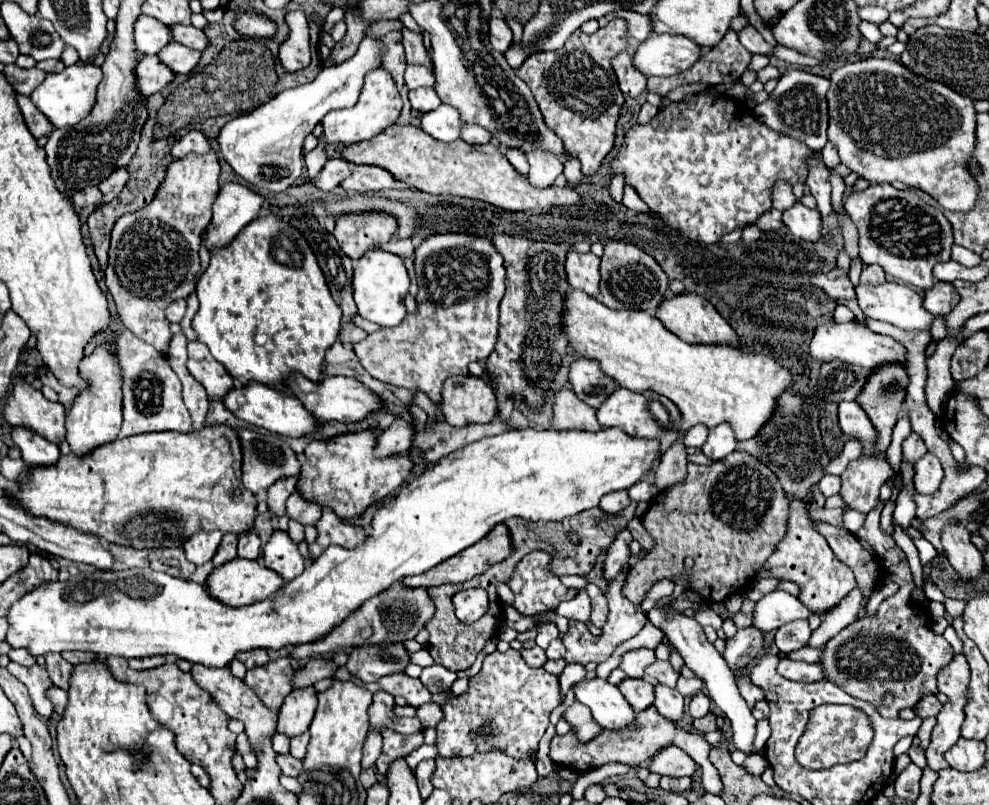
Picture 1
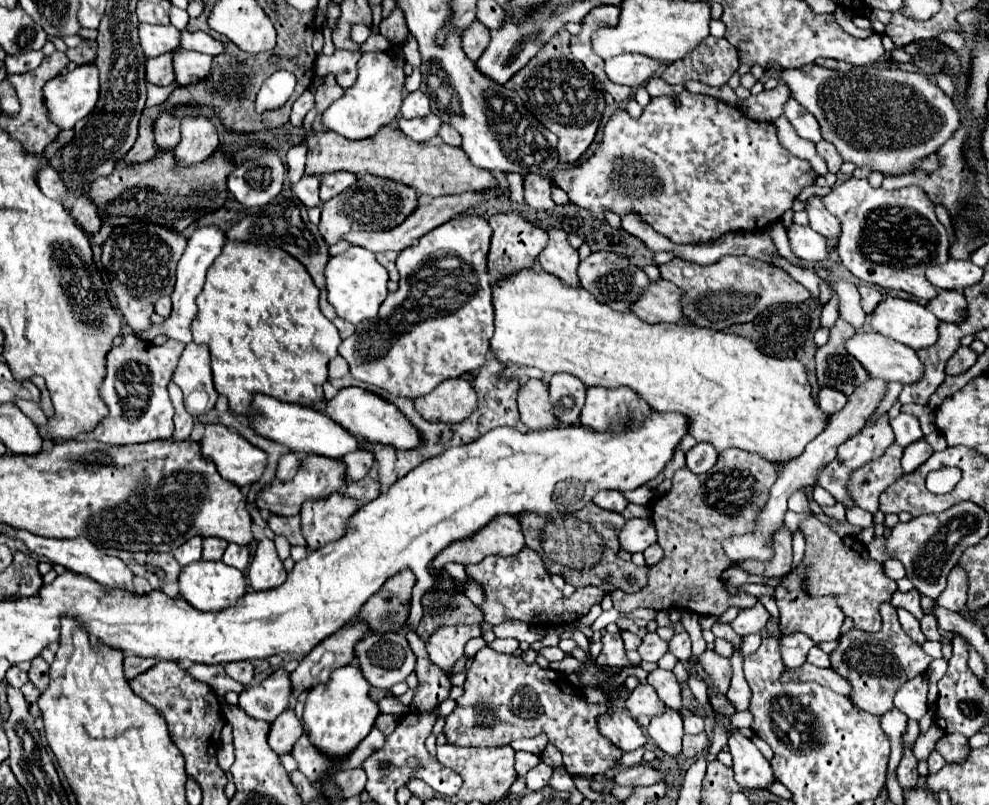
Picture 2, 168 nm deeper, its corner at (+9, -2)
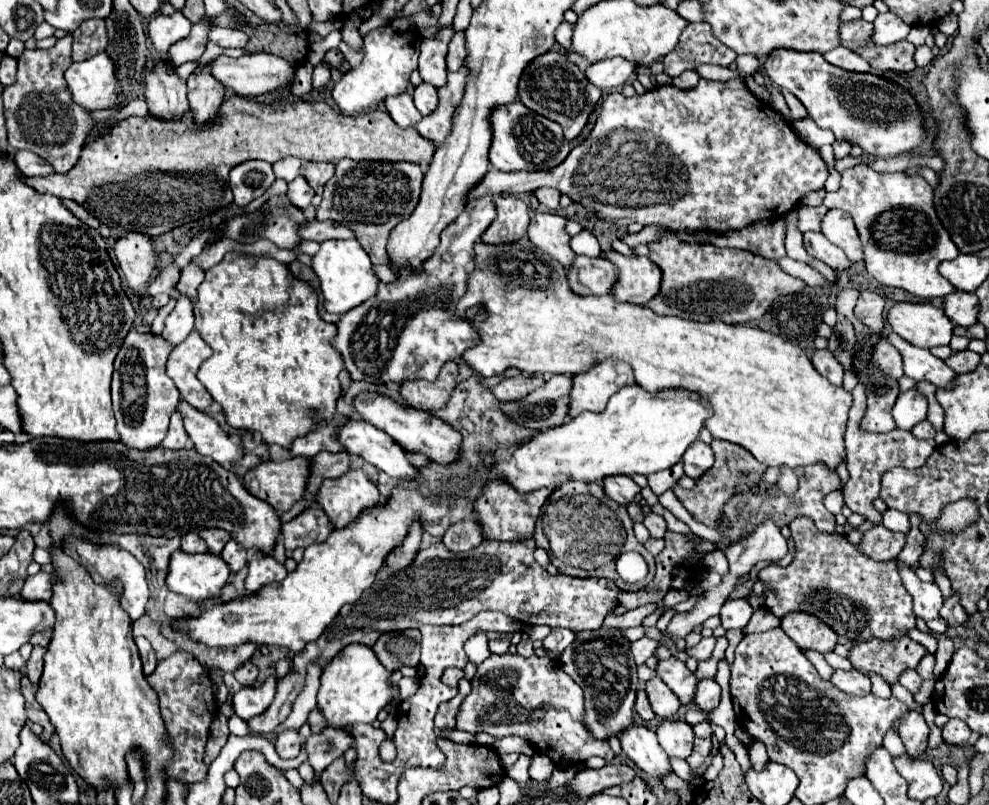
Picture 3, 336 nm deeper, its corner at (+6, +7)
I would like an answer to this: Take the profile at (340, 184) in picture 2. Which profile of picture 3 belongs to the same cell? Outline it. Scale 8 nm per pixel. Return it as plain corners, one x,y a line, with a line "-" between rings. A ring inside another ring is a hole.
304,162
302,172
304,178
308,178
308,184
320,194
324,190
324,184
336,174
336,164
320,164
320,162

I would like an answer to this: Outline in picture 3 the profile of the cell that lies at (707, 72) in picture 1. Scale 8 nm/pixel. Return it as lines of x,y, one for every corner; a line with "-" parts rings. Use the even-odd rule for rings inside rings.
692,22
688,24
688,30
684,30
682,38
680,38
680,46
668,54
668,58
662,60
664,64
664,72
668,76
680,76
684,70
694,70
702,64
716,64
716,66
730,66
736,60
736,52
730,50
728,46
722,46
722,42
712,34
712,26
706,22

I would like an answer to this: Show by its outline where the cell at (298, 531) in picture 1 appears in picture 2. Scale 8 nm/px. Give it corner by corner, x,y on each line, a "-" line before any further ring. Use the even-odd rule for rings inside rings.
277,535
274,539
274,543
276,546
277,554
282,561
290,557
291,545
287,539
285,539
285,537

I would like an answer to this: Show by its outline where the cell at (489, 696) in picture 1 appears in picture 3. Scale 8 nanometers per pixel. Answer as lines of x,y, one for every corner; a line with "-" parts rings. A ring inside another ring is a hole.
490,654
472,678
472,690
460,704
460,710
456,714
456,728
466,732
486,732
496,738
504,736
520,736
530,738
540,754
550,756
550,760
558,766
576,766
580,762
586,762
592,756
600,756
606,762
614,760
616,754
610,748
608,740
598,740
590,732
590,728
584,724
584,694
578,684
572,682
572,678
560,668
558,660
552,660
548,656
530,656
524,658
520,654

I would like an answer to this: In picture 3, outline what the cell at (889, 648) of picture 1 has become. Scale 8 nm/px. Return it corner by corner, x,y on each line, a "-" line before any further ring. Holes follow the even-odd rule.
906,634
894,640
870,638
866,642
856,642
850,648
848,660
852,668
864,674
878,674
888,684
896,684
898,676
908,668
916,668
926,652
922,644

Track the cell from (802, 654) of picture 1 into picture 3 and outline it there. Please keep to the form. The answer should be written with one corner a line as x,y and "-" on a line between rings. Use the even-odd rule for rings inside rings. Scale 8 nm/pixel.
824,652
824,658
826,658
826,662
828,662
832,668
844,668
844,670
852,668
846,658
842,658
842,656
834,654
834,652

